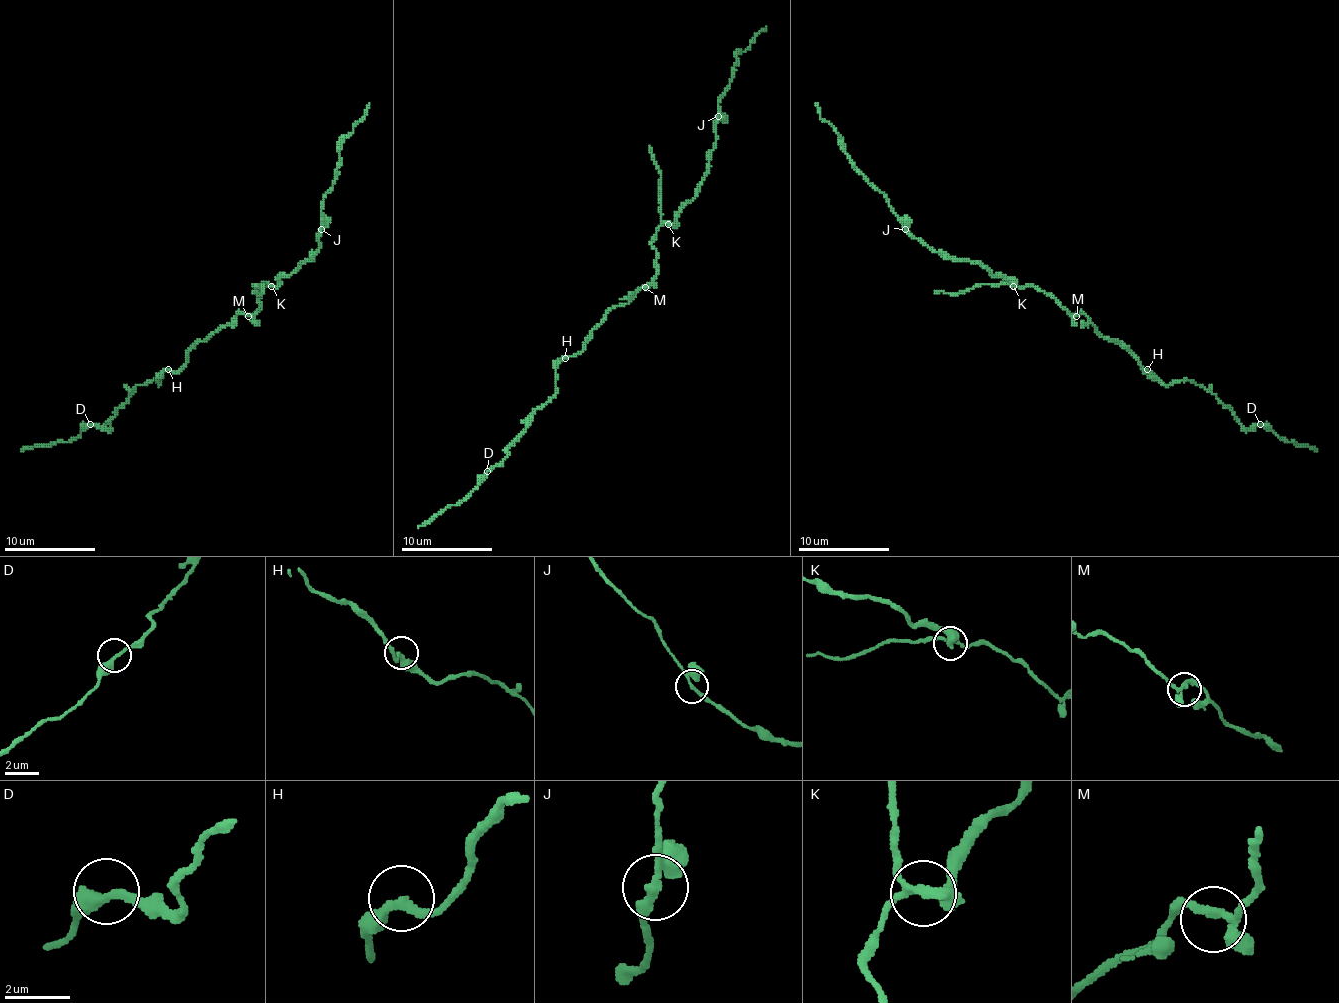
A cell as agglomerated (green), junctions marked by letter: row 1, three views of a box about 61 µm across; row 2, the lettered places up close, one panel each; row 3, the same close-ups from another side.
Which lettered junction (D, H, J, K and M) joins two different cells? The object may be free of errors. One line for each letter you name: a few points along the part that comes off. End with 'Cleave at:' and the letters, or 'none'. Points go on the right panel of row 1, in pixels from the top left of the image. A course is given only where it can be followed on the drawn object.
K: course (1012, 286), (976, 284), (960, 291), (934, 293)
Cleave at: K

